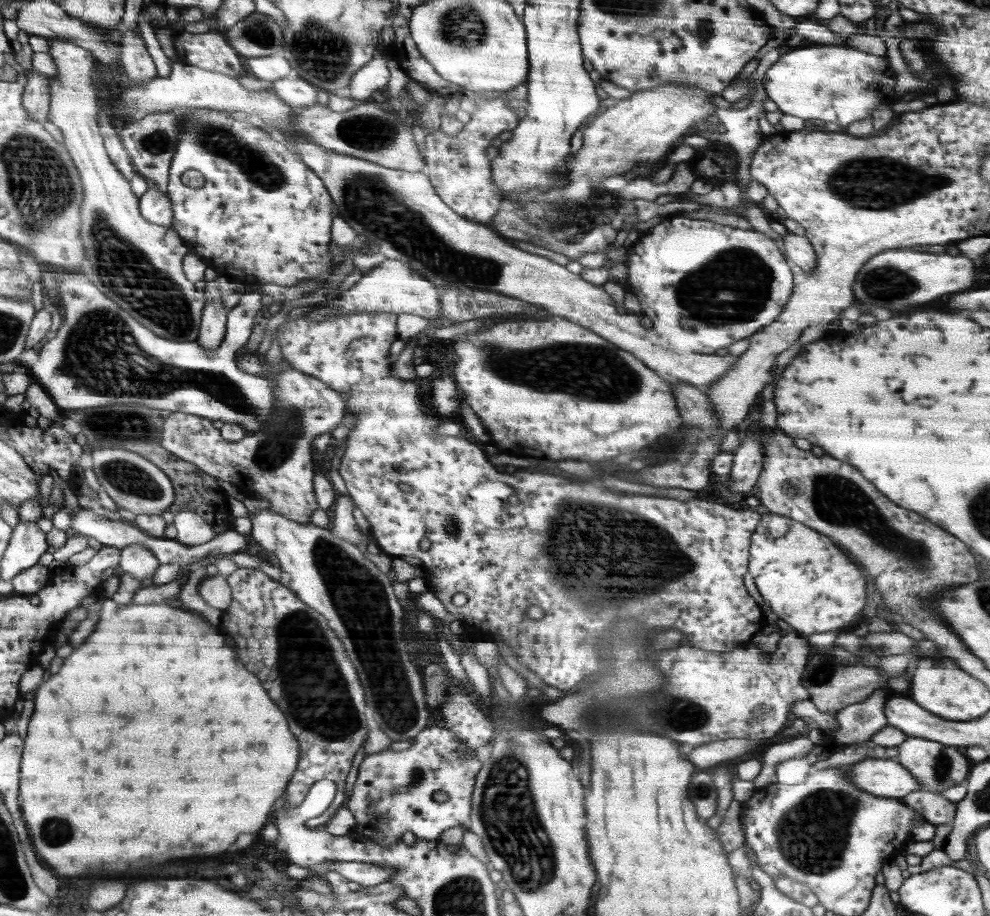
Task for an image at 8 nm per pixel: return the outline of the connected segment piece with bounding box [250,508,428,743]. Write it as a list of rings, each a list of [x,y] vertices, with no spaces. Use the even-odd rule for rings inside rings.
[[[270,508],[254,513],[251,522],[250,538],[254,538],[260,546],[264,546],[266,550],[276,555],[279,568],[291,576],[291,589],[295,590],[308,607],[328,618],[327,622],[332,622],[332,630],[336,630],[344,646],[348,646],[352,662],[360,666],[360,678],[364,678],[361,683],[363,689],[367,691],[367,703],[374,710],[374,720],[380,730],[392,743],[414,738],[418,732],[418,716],[420,716],[420,731],[427,727],[428,706],[422,688],[421,674],[418,674],[418,670],[410,662],[406,642],[402,640],[404,614],[396,596],[392,594],[392,584],[386,578],[386,574],[382,574],[370,560],[366,560],[354,543],[338,538],[327,528],[314,526],[312,523],[298,523]]]

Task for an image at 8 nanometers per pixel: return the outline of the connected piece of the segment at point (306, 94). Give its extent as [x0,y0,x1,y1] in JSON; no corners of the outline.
[272,78,318,108]

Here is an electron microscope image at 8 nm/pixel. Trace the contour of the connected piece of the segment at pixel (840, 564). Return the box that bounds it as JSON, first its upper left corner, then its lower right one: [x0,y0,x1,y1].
[748,513,866,636]

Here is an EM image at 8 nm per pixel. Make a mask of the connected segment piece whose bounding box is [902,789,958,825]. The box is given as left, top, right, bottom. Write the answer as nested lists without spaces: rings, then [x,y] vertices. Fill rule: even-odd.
[[[916,790],[902,797],[902,800],[908,802],[908,806],[914,807],[916,811],[920,811],[922,818],[926,818],[932,825],[951,823],[956,816],[956,802],[950,802],[944,796],[930,791]]]

